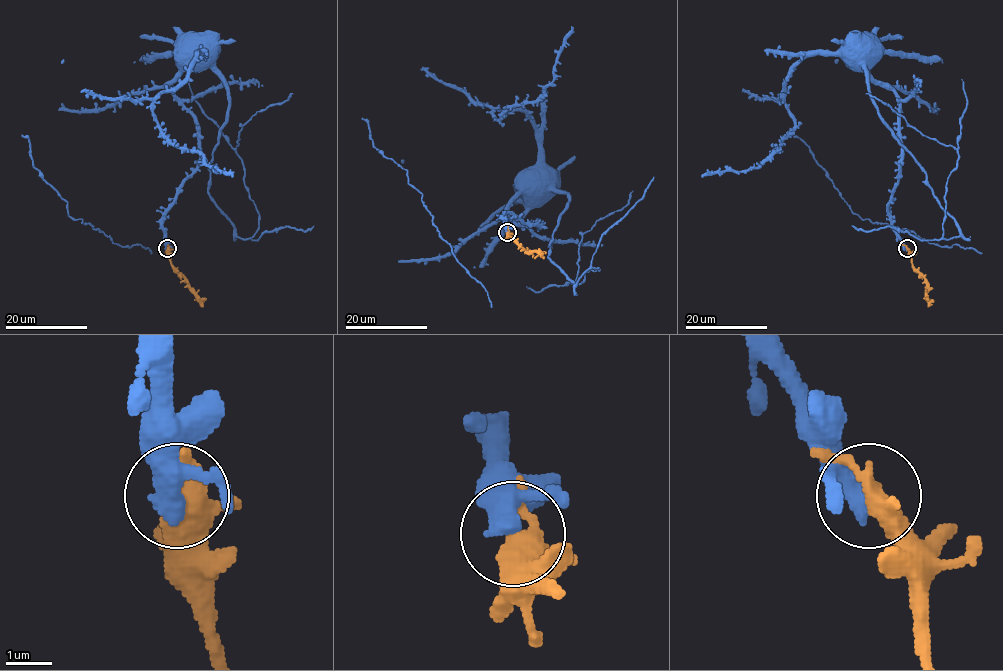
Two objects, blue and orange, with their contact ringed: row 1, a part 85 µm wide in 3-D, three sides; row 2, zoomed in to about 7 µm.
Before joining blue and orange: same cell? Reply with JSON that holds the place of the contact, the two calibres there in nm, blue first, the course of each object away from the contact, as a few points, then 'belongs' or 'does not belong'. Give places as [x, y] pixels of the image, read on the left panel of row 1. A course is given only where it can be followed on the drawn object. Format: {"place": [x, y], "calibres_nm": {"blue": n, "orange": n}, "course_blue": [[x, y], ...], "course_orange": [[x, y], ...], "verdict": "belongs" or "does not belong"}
{"place": [167, 248], "calibres_nm": {"blue": 400, "orange": 360}, "course_blue": [[167, 248], [162, 217], [177, 187], [196, 168], [199, 159], [197, 122], [168, 87], [187, 54]], "course_orange": [[167, 248], [171, 265], [203, 306]], "verdict": "belongs"}

